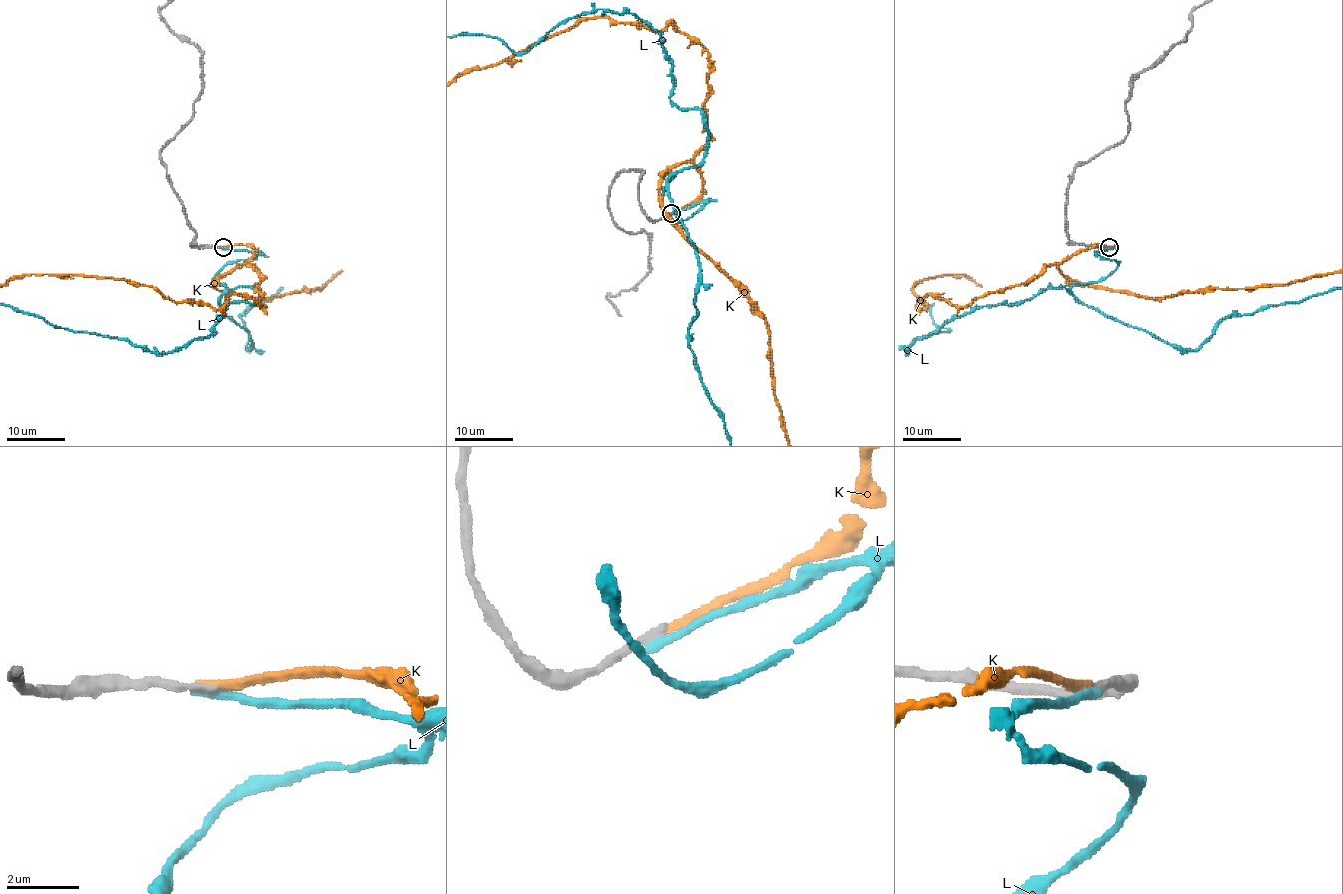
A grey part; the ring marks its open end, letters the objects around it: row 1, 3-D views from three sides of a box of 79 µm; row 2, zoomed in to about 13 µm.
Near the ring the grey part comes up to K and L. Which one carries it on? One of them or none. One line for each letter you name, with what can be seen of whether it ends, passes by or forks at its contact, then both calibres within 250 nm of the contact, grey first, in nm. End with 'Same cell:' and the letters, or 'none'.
Same cell: none

